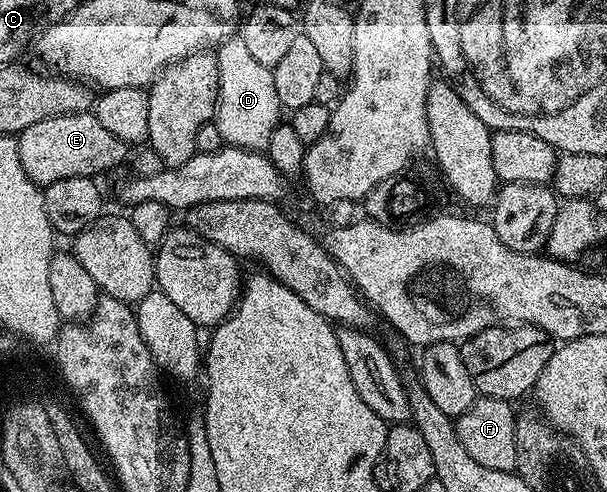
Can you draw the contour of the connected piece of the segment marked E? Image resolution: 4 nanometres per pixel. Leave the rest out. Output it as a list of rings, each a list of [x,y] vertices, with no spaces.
[[[93,112],[39,120],[39,124],[31,124],[31,128],[17,138],[17,147],[23,172],[27,172],[29,179],[42,188],[55,184],[55,180],[67,180],[71,176],[96,179],[97,174],[105,174],[124,162],[126,165],[131,154],[127,143],[111,136]]]

